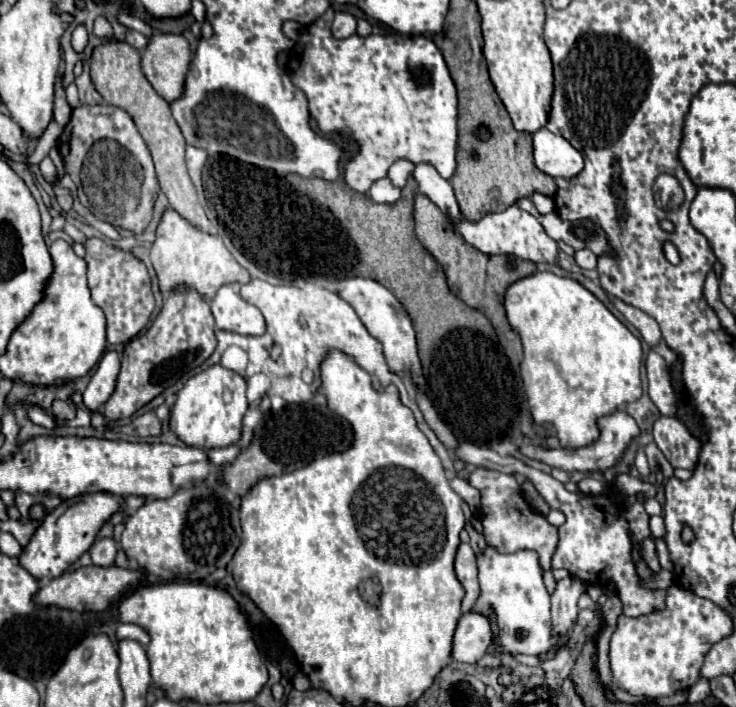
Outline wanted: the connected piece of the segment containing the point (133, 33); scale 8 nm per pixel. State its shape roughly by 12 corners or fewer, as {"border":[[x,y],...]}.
{"border":[[138,30],[126,32],[130,46],[144,50],[148,38]]}

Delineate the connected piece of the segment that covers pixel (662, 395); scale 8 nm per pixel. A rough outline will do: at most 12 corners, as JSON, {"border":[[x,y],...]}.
{"border":[[662,356],[646,358],[648,394],[660,414],[678,414],[678,396]]}

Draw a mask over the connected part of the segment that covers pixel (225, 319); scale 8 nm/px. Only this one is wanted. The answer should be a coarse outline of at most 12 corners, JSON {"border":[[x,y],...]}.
{"border":[[232,284],[210,302],[220,330],[256,336],[266,324]]}

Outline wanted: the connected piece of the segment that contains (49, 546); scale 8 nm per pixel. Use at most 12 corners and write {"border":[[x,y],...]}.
{"border":[[122,498],[64,500],[22,548],[36,580],[64,574],[96,542]]}

